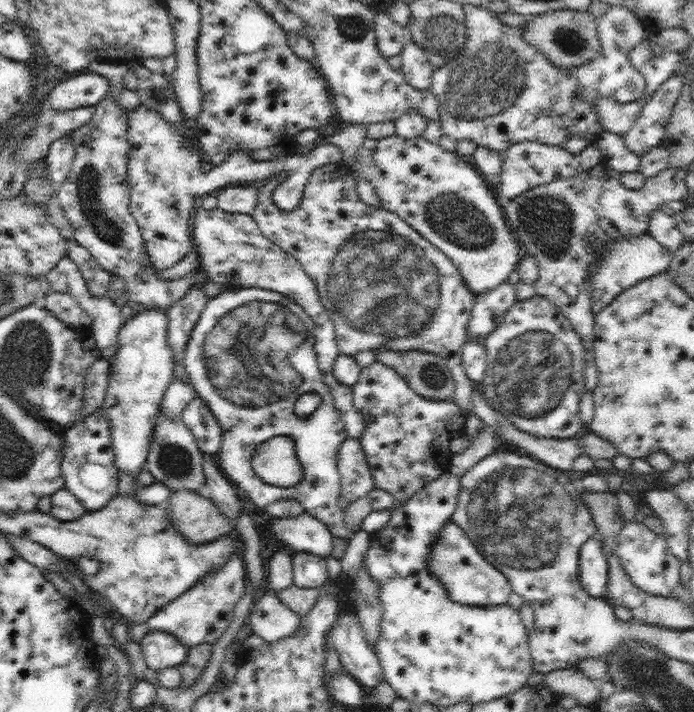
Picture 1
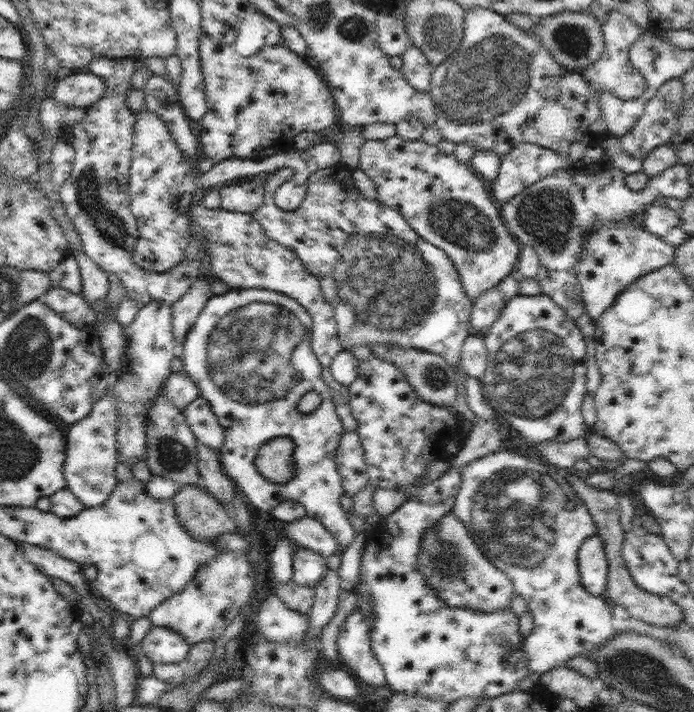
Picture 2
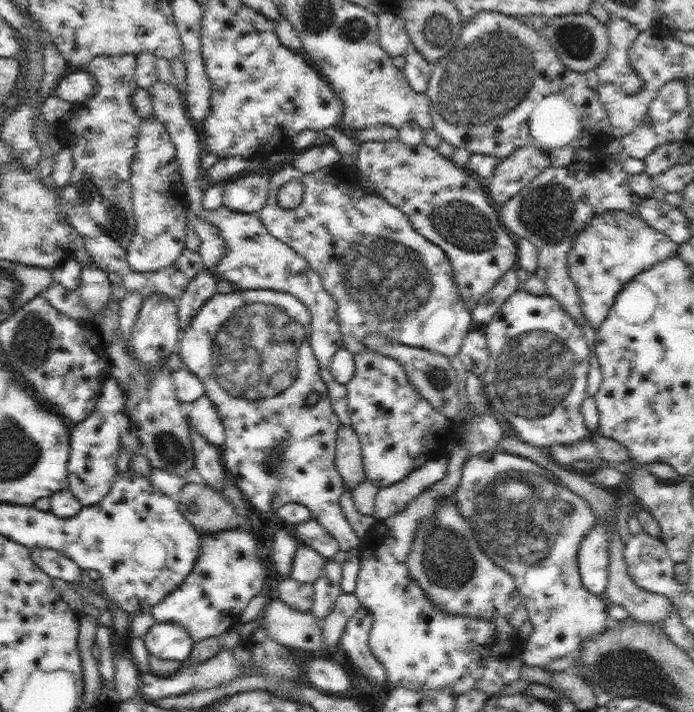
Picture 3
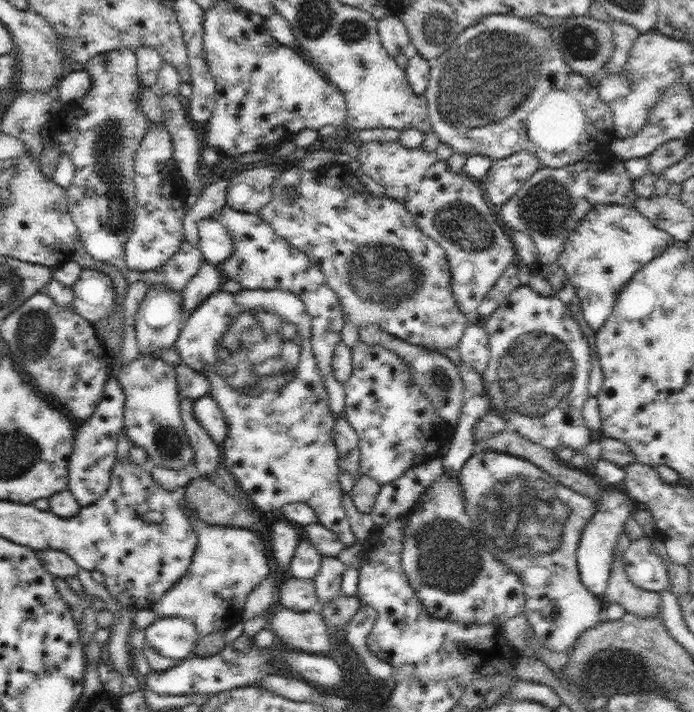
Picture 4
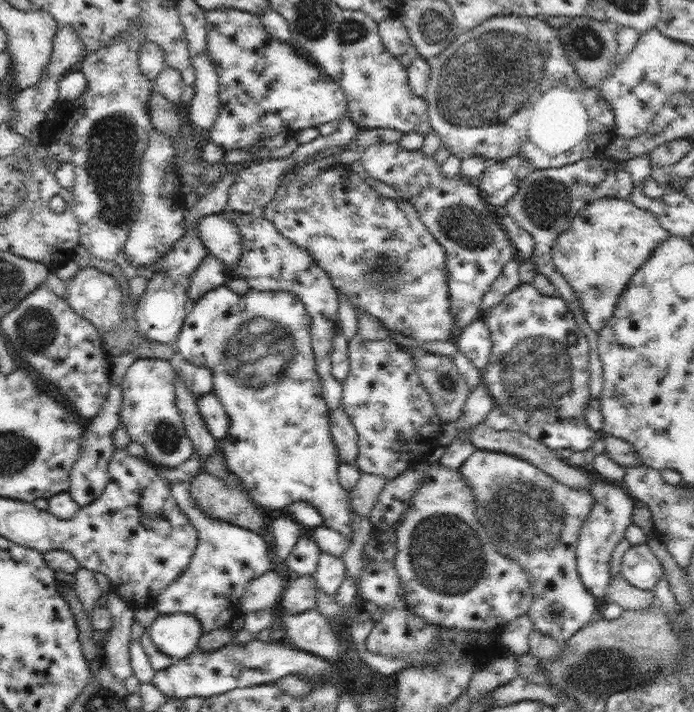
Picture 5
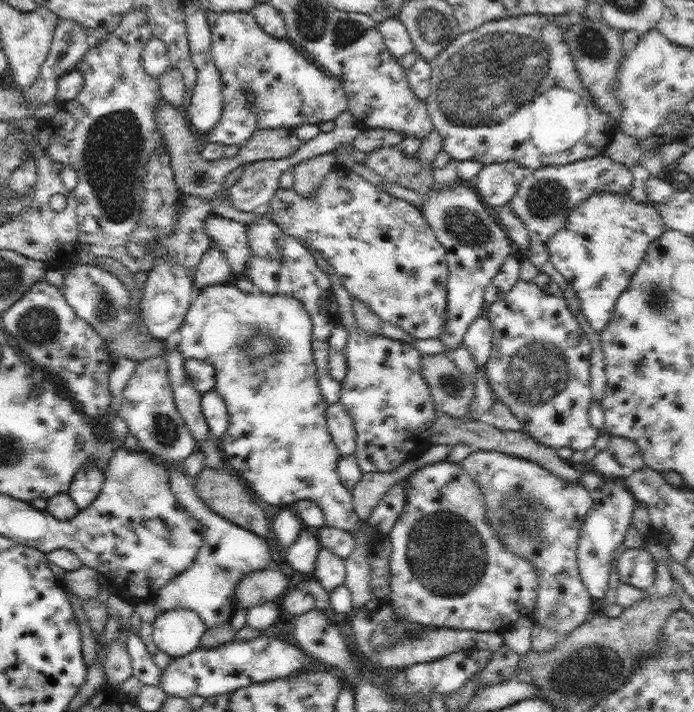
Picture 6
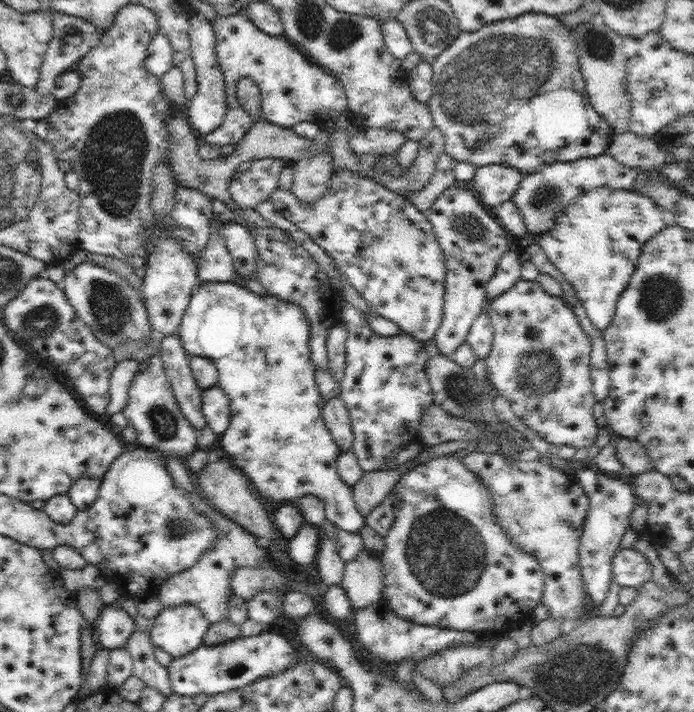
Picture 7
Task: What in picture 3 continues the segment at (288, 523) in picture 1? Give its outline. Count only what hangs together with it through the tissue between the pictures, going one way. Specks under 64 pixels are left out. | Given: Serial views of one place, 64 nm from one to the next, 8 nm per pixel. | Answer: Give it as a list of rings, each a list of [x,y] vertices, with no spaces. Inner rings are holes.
[[[315,519],[293,525],[291,528],[299,542],[312,547],[326,559],[330,559],[341,550],[334,537]]]

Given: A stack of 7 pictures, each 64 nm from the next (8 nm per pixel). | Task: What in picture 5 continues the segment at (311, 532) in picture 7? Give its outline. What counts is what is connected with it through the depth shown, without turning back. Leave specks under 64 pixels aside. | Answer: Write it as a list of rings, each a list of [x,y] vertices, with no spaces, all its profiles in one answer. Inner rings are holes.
[[[307,529],[300,539],[292,553],[288,555],[285,563],[288,565],[290,570],[297,572],[299,576],[310,576],[316,572],[318,567],[318,561],[321,551],[318,549],[318,545],[312,539],[312,534],[310,530]]]

